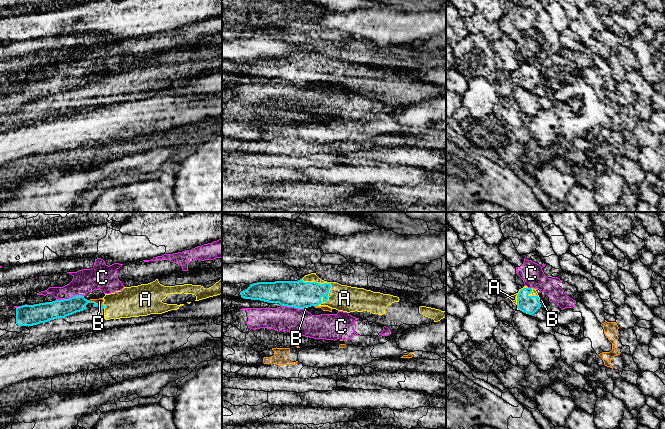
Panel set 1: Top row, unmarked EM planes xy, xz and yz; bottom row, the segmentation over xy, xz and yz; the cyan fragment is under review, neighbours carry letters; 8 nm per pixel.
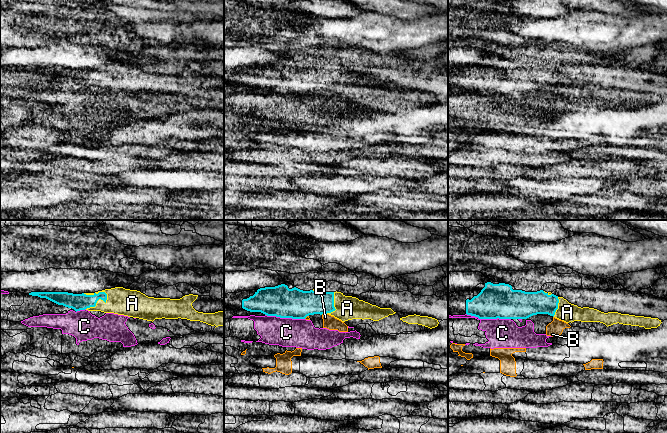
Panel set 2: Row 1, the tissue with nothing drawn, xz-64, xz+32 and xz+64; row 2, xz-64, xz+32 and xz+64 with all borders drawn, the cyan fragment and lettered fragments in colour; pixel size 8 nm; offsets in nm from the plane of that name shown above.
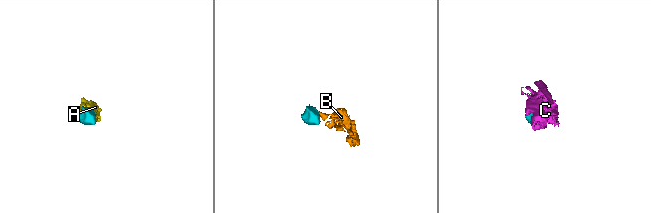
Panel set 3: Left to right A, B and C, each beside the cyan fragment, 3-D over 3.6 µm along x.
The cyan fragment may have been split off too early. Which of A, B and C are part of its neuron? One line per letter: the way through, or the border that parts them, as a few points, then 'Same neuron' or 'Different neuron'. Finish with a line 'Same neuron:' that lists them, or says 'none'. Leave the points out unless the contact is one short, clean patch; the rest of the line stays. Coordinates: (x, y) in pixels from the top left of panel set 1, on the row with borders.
A: Same neuron
B: Boundary: xy (88, 300), (102, 305). Different neuron
C: Different neuron
Same neuron: A

